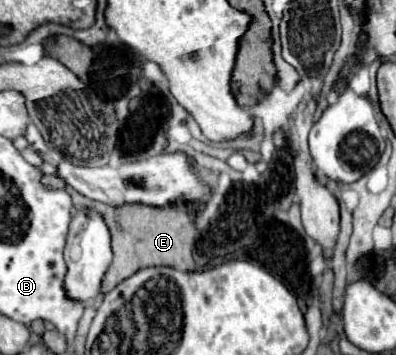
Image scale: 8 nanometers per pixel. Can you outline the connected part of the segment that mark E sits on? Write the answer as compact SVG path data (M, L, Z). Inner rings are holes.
M74 189L66 191L72 195L74 207L84 209L84 207L94 207L96 211L102 213L106 225L110 227L112 233L112 251L114 251L114 261L110 263L110 269L106 271L102 279L102 293L110 293L120 281L128 279L140 269L146 267L156 267L156 265L166 265L174 267L180 271L194 271L196 263L192 259L192 245L194 245L194 233L196 225L184 209L148 209L144 205L124 205L124 209L112 209L108 205L100 205L98 201L88 201L88 197L76 193Z

